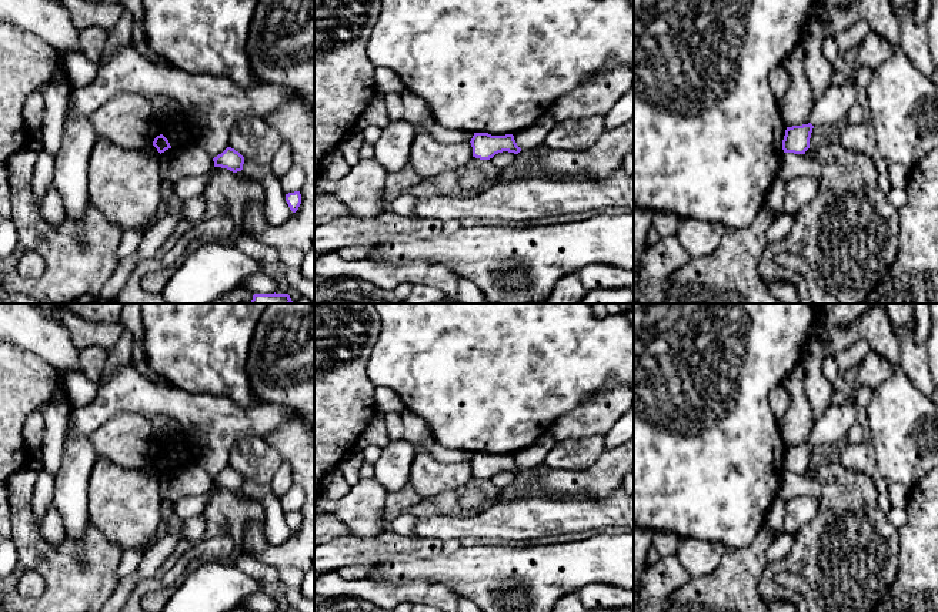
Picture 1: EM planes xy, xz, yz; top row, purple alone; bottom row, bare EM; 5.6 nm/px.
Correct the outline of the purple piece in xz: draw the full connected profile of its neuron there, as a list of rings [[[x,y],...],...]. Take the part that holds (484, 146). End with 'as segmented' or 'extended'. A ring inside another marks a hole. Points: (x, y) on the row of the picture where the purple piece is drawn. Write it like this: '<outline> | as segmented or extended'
[[[474,133],[471,138],[473,157],[490,160],[495,154],[508,151],[518,154],[521,148],[517,146],[513,134],[491,136],[488,133]]] | as segmented

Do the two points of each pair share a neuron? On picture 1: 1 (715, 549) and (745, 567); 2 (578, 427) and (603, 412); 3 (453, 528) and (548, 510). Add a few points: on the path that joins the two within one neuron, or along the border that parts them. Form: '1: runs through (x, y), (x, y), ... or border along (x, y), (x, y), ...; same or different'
1: border along (725, 548), (720, 562), (711, 571), (697, 575); different
2: runs through (584, 421), (597, 417); same
3: runs through (477, 525), (500, 519), (524, 518); same

